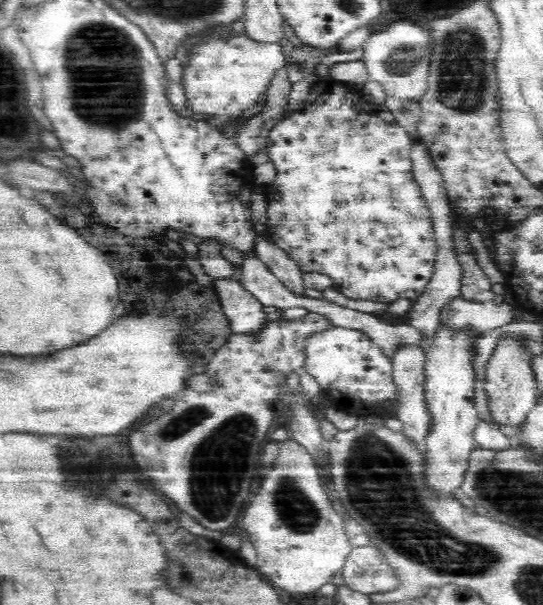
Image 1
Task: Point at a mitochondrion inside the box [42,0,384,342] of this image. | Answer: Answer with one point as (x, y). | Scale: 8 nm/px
(116, 102)

